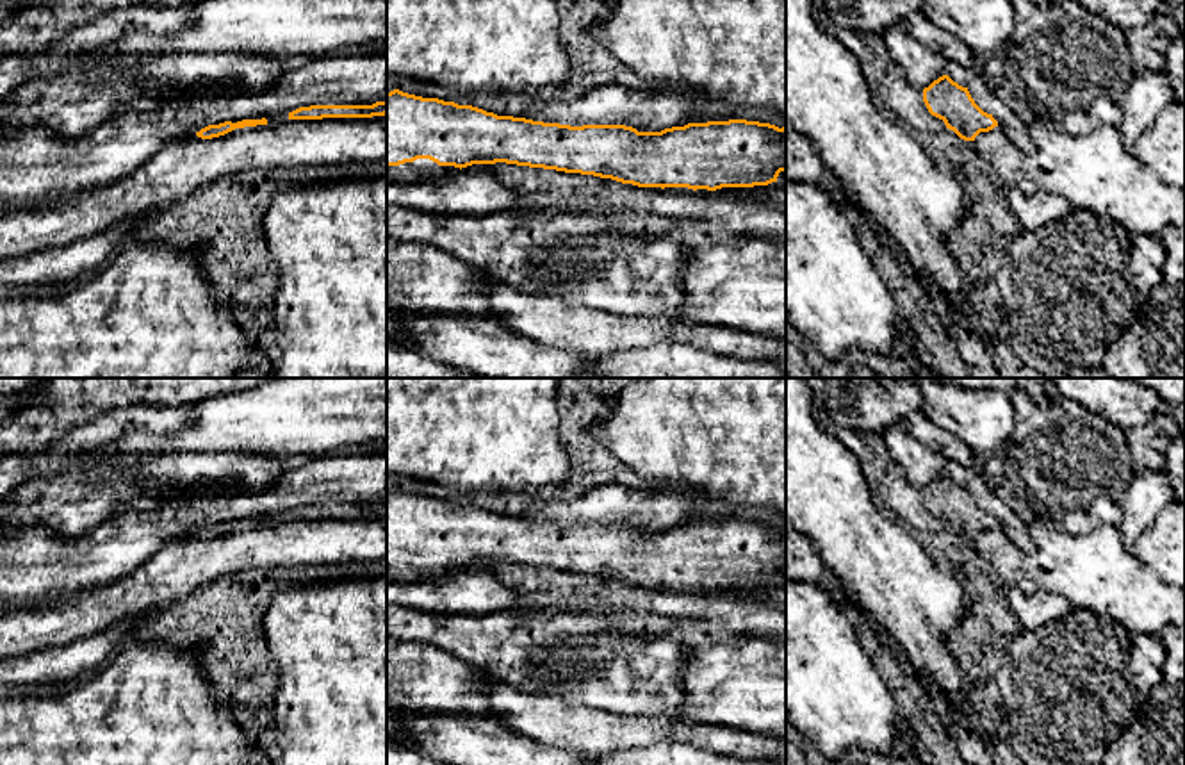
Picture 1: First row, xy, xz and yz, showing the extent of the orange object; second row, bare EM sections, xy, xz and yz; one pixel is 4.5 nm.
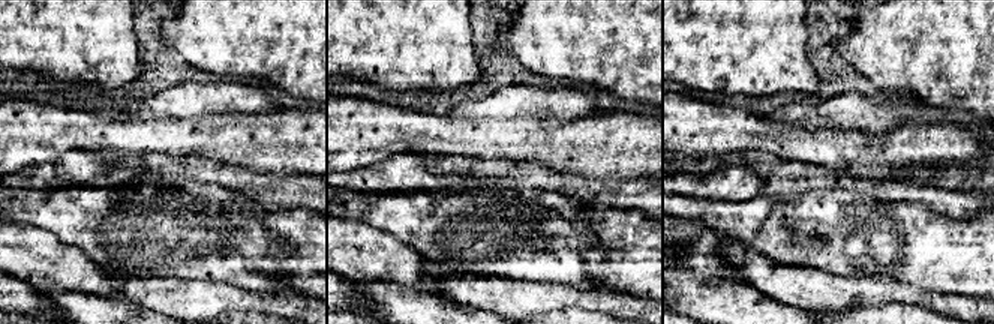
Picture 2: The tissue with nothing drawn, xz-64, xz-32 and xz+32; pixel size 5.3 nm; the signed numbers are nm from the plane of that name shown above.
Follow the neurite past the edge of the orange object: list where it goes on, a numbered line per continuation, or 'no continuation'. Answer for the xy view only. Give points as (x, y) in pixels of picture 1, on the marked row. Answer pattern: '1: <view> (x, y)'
no continuation

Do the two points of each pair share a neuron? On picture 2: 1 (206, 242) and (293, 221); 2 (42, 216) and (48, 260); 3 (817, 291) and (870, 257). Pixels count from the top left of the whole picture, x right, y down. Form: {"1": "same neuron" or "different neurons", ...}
{"1": "different neurons", "2": "different neurons", "3": "different neurons"}

